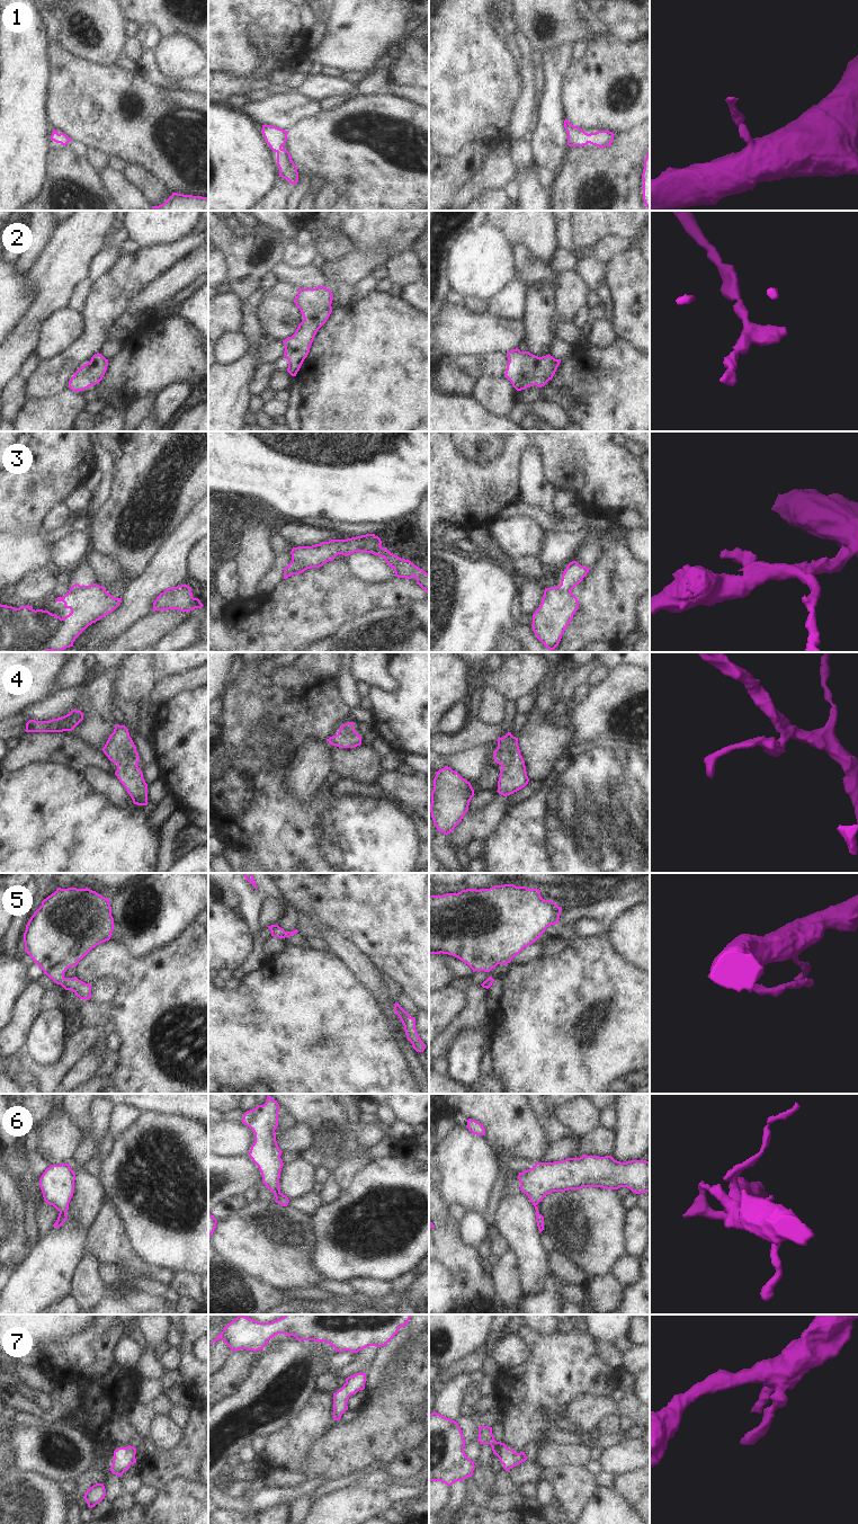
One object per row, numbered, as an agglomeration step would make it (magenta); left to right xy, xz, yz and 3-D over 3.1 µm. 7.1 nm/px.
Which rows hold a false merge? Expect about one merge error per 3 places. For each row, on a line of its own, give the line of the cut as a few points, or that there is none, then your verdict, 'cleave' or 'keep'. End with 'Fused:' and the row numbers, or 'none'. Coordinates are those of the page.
1: no cut; keep
2: no cut; keep
3: cut in yz along (559, 586), (561, 590), (570, 593); cleave
4: no cut; keep
5: no cut; keep
6: no cut; keep
7: no cut; keep
Fused: 3

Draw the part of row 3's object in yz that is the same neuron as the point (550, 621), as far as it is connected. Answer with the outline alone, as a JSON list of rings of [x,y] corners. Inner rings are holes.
[[[560,586],[545,588],[540,606],[533,614],[533,631],[551,651],[554,650],[579,608],[572,592],[563,592]]]

